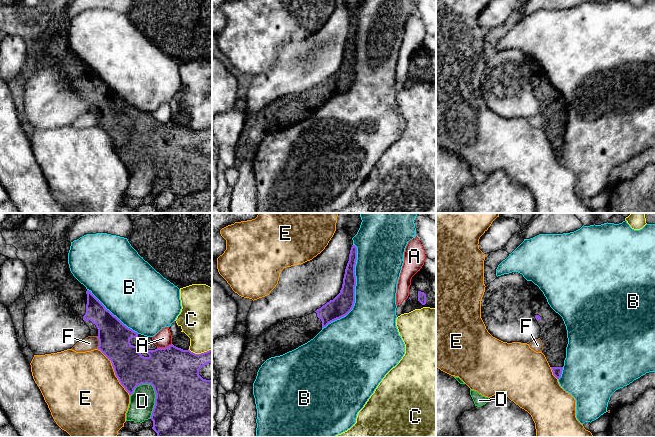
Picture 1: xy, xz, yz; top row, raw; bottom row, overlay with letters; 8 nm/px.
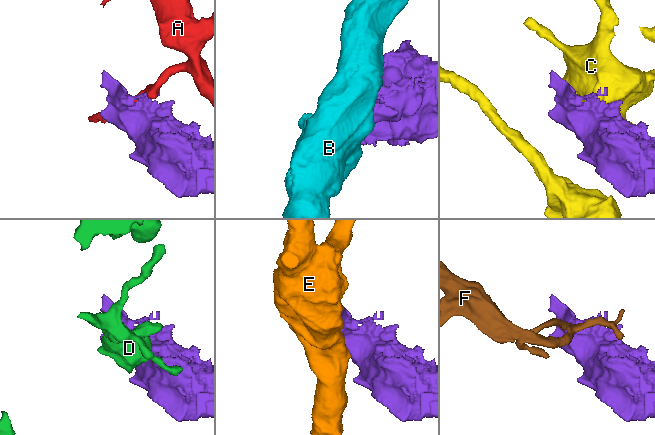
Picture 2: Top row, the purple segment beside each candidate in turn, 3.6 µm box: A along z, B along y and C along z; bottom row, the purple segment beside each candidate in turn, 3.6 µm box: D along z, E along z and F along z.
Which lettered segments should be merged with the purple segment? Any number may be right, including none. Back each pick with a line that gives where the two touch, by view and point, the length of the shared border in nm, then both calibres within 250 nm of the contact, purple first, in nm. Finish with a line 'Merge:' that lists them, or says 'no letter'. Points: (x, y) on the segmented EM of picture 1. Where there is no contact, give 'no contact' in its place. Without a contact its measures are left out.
Merge: no letter

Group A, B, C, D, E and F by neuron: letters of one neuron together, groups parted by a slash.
A / B / C / D / E / F

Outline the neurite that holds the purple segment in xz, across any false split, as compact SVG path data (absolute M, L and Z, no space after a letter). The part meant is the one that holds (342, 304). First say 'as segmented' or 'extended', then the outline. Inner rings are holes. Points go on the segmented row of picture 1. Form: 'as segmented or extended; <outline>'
extended; M352 245L349 261L347 263L340 293L333 299L317 309L315 312L296 319L283 320L271 326L267 332L259 336L255 341L245 344L235 370L235 382L253 384L261 365L269 358L283 355L313 339L329 323L346 316L355 303L355 265L357 260L357 247Z

